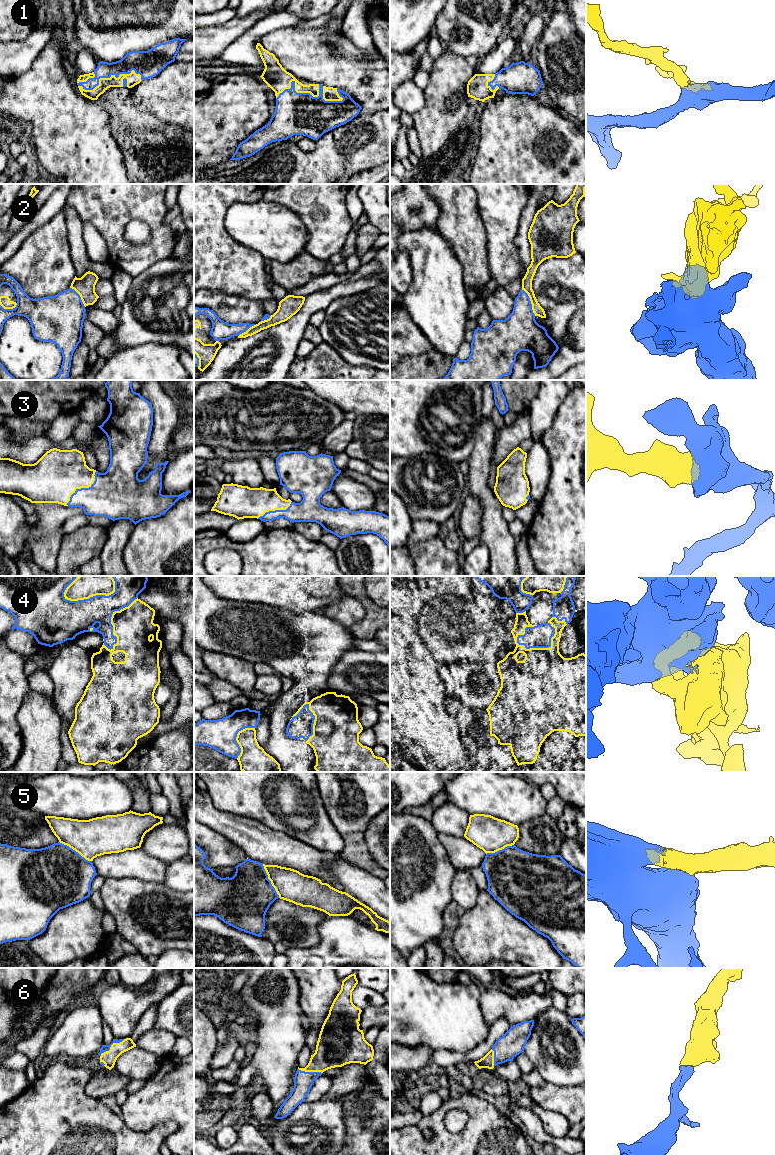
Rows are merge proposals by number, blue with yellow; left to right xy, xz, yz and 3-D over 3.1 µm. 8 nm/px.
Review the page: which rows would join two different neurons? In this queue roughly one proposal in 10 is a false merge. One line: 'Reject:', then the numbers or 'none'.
Reject: 2

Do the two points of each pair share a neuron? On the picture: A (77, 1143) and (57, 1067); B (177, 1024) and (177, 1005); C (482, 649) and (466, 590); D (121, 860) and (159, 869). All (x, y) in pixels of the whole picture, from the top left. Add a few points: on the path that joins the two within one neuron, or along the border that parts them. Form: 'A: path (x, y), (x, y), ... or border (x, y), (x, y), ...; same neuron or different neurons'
A: path (58, 1124), (58, 1086); same neuron
B: path (177, 1019), (177, 1010); same neuron
C: border (447, 592), (465, 600), (471, 600), (474, 597); different neurons
D: path (130, 864), (139, 864), (150, 869); same neuron

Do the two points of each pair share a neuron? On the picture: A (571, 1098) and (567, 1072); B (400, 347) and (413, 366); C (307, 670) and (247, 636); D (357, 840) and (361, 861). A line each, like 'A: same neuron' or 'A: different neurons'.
A: different neurons
B: different neurons
C: same neuron
D: same neuron

